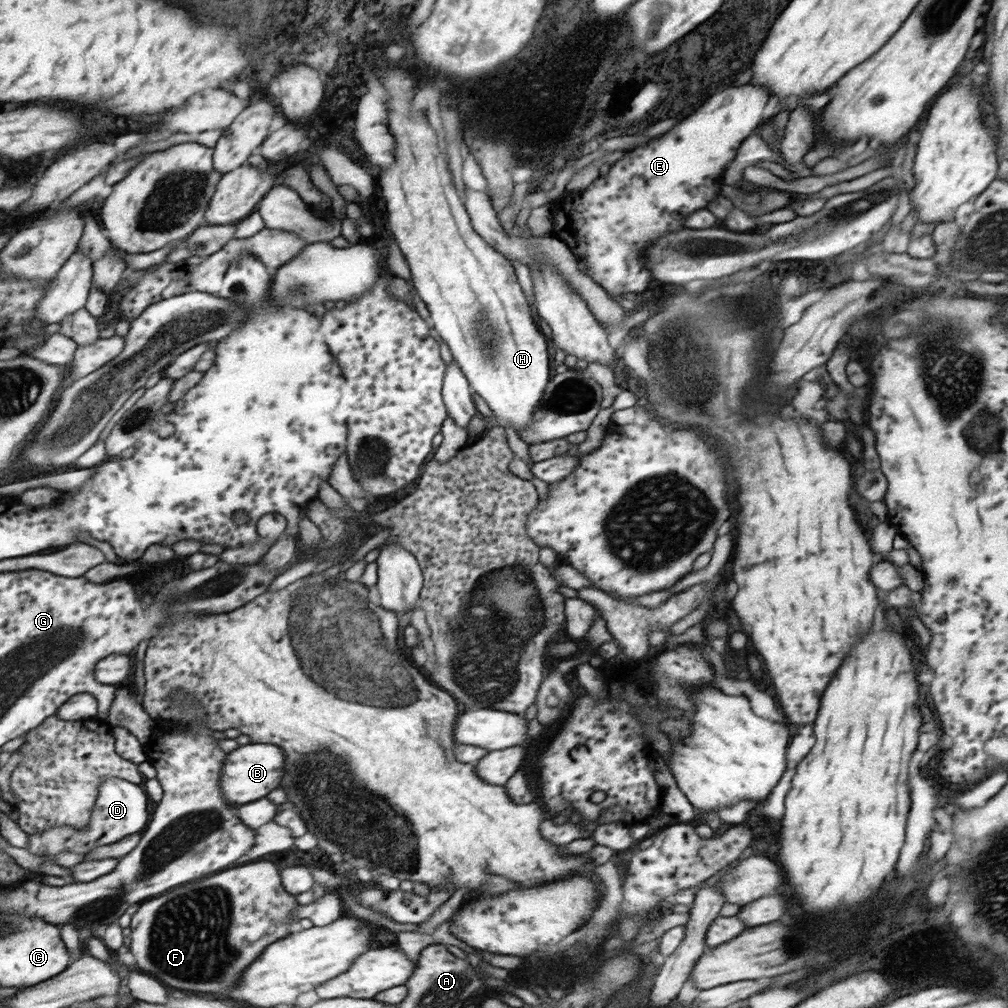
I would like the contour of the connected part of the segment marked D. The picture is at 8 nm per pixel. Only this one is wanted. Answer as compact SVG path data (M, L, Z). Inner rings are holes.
M109 777L101 785L100 796L97 798L96 808L93 810L89 828L73 828L73 826L59 826L57 829L29 835L27 850L38 856L52 858L60 852L72 851L77 854L89 853L99 846L112 845L131 834L142 832L147 822L151 820L151 804L143 784L137 785L119 777Z

